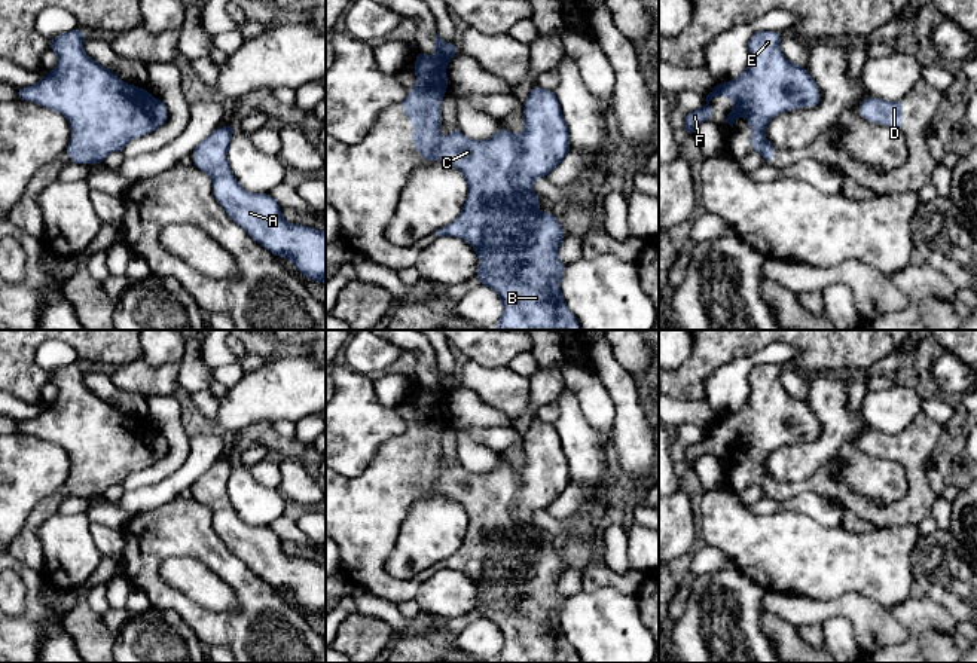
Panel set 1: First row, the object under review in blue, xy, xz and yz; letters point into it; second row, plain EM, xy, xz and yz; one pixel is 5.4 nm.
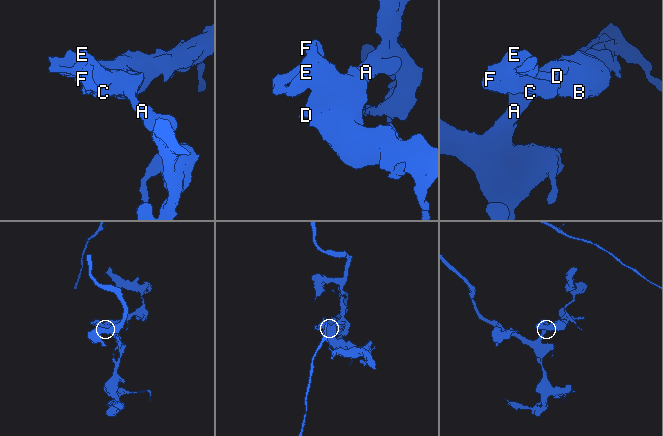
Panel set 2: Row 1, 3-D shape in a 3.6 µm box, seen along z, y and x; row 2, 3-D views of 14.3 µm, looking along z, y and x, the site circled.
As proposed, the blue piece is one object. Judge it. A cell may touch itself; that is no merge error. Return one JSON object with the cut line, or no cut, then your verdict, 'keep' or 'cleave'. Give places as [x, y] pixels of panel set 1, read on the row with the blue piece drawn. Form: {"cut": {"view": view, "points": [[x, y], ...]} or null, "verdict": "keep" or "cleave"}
{"cut": null, "verdict": "keep"}

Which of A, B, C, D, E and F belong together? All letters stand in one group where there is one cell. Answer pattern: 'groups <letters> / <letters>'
groups A B C D E F

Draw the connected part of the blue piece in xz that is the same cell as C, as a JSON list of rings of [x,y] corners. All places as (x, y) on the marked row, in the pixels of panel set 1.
[[[437,34],[434,56],[416,51],[413,65],[416,85],[402,103],[403,113],[415,125],[412,144],[424,161],[445,162],[460,169],[467,181],[462,211],[451,224],[434,233],[465,239],[477,253],[479,284],[492,288],[503,302],[503,314],[495,330],[581,330],[561,291],[567,263],[556,254],[565,238],[564,229],[556,211],[552,214],[540,211],[540,196],[531,189],[537,178],[547,177],[571,150],[568,126],[556,94],[538,85],[532,88],[523,106],[525,128],[520,135],[498,128],[489,140],[474,141],[457,125],[439,144],[442,98],[449,86],[446,67],[457,54],[457,46],[443,42]]]

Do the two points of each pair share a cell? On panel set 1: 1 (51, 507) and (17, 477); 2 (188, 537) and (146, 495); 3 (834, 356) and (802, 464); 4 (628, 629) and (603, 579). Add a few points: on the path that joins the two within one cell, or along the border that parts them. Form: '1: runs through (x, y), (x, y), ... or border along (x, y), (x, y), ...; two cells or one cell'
1: border along (64, 483), (36, 504), (23, 528); two cells
2: border along (179, 495), (131, 518); two cells
3: border along (824, 370), (812, 376); two cells
4: border along (583, 589), (616, 587), (625, 593), (635, 593); two cells

